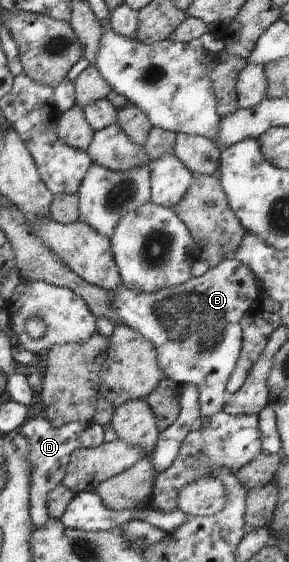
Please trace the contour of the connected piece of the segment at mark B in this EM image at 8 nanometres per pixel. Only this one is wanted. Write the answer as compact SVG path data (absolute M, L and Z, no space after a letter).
M237 259L223 260L209 268L202 276L164 290L148 294L121 284L112 290L112 306L121 321L131 329L146 337L156 349L158 364L164 377L180 384L197 387L201 419L209 420L212 415L221 412L227 402L226 383L235 367L242 348L241 318L258 298L258 285L254 273Z

